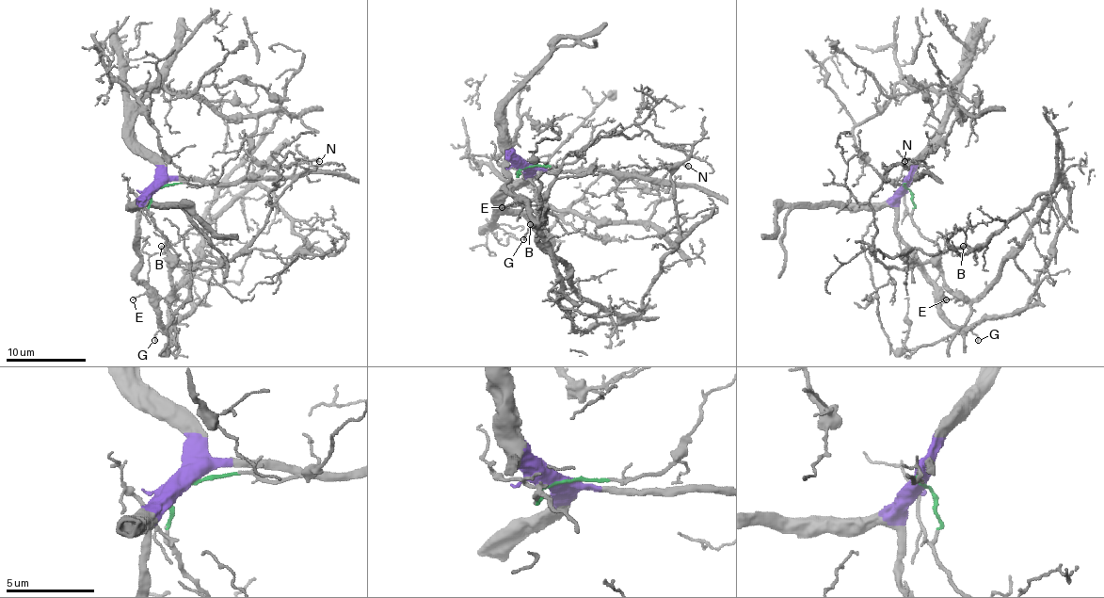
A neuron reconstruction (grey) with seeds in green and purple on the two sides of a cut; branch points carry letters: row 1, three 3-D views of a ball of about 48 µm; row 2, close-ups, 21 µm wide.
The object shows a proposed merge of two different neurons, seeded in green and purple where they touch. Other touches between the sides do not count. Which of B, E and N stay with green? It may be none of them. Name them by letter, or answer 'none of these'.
B

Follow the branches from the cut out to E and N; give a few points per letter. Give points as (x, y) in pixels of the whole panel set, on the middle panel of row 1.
E: (524, 167), (506, 158), (506, 188), (516, 198), (502, 208)
N: (524, 167), (609, 170), (657, 178), (665, 176), (671, 169), (689, 167)

